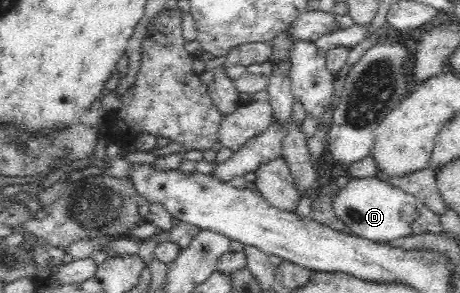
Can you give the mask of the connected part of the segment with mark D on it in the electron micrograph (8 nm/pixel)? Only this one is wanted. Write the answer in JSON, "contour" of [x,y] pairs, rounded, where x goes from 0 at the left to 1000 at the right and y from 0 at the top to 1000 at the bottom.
{"contour":[[[820,601],[807,608],[761,608],[759,625],[737,642],[724,679],[722,720],[728,741],[759,775],[767,805],[785,805],[802,823],[854,823],[867,809],[911,802],[911,795],[963,795],[957,744],[943,734],[924,700],[911,700],[909,683],[872,645],[857,638],[846,621],[828,614]]]}

